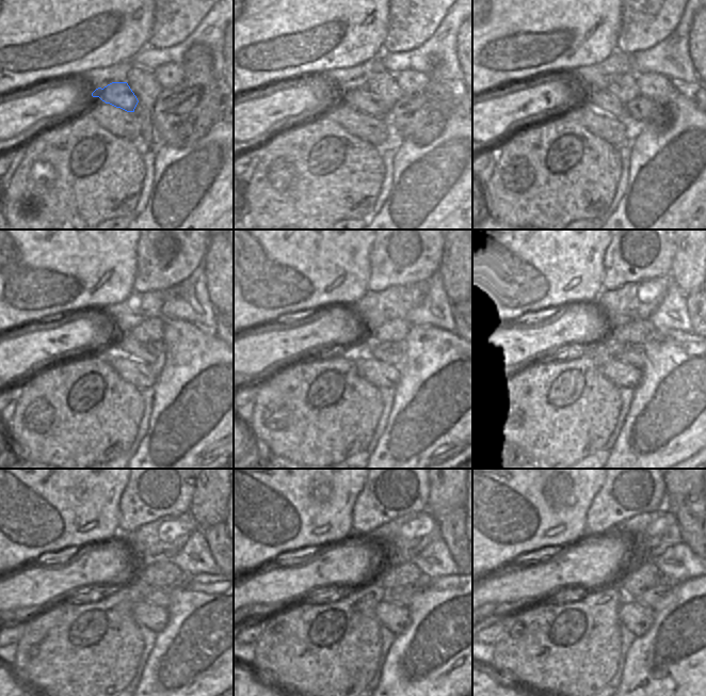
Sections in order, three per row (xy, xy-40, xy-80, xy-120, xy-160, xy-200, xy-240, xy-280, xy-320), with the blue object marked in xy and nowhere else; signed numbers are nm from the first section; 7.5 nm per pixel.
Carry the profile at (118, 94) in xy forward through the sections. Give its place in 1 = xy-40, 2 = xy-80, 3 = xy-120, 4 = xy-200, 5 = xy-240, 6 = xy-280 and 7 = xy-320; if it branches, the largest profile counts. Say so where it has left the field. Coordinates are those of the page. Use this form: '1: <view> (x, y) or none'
1: xy-40 (360, 99)
2: xy-80 (603, 101)
3: xy-120 (121, 339)
4: xy-200 (634, 354)
5: xy-240 (161, 596)
6: xy-280 (403, 596)
7: xy-320 (650, 598)

